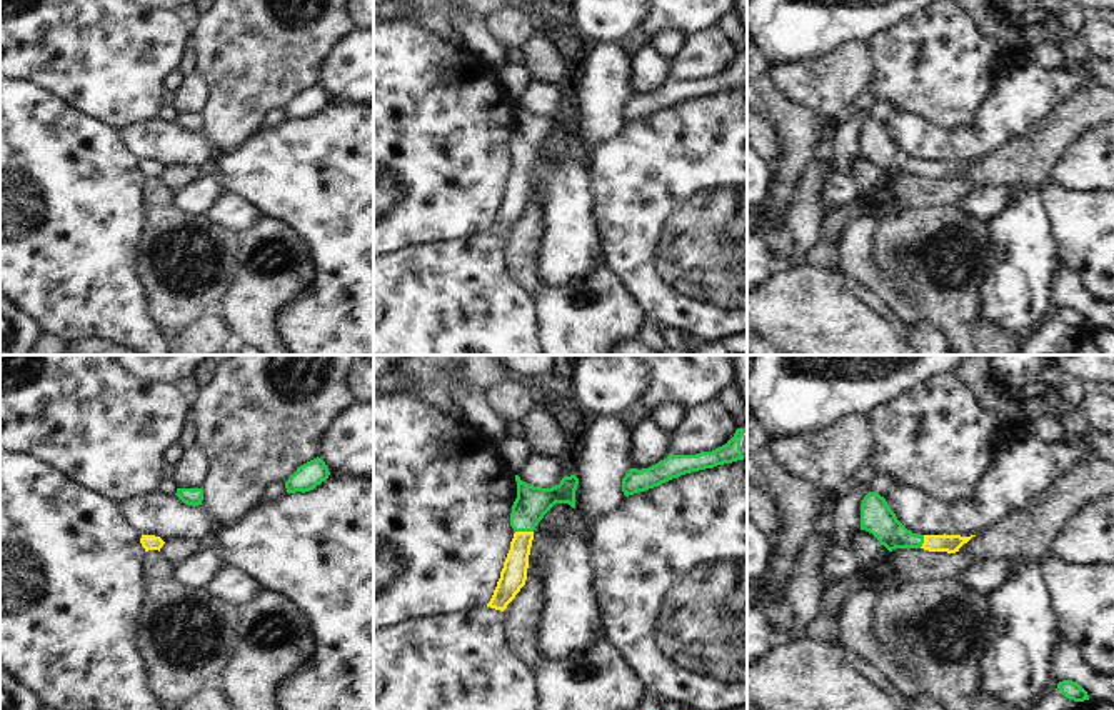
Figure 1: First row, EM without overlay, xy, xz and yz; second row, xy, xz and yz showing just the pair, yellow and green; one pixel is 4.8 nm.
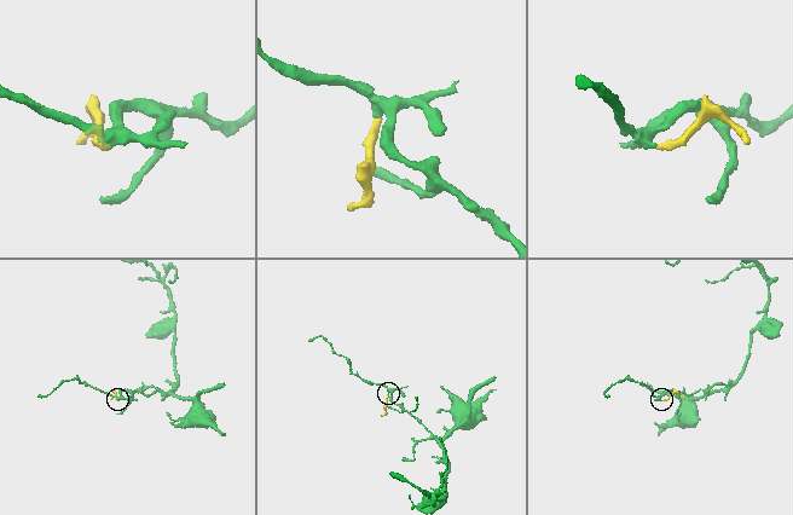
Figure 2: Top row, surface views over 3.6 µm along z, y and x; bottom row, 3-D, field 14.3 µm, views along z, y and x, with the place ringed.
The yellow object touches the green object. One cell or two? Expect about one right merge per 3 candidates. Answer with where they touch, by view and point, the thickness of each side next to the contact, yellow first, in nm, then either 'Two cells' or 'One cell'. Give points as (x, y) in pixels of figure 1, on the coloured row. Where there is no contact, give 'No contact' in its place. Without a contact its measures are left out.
Touches yellow at xz (524, 532). Thickness 130 nm (yellow) against 160 nm. One cell

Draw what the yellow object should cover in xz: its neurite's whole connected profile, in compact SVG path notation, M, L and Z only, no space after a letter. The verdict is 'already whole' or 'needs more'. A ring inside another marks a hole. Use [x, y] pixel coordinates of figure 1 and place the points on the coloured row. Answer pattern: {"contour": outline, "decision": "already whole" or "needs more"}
{"contour": "M515 475L515 482L517 498L510 513L510 527L515 533L494 595L487 603L487 607L500 612L507 608L525 585L535 527L555 503L569 503L575 508L575 490L579 485L575 475L564 477L560 483L552 488L529 485L522 482L519 475Z", "decision": "needs more"}

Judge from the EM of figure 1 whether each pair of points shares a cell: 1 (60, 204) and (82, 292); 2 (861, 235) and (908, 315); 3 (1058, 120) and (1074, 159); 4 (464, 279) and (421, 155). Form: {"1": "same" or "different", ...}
{"1": "same", "2": "same", "3": "different", "4": "different"}

